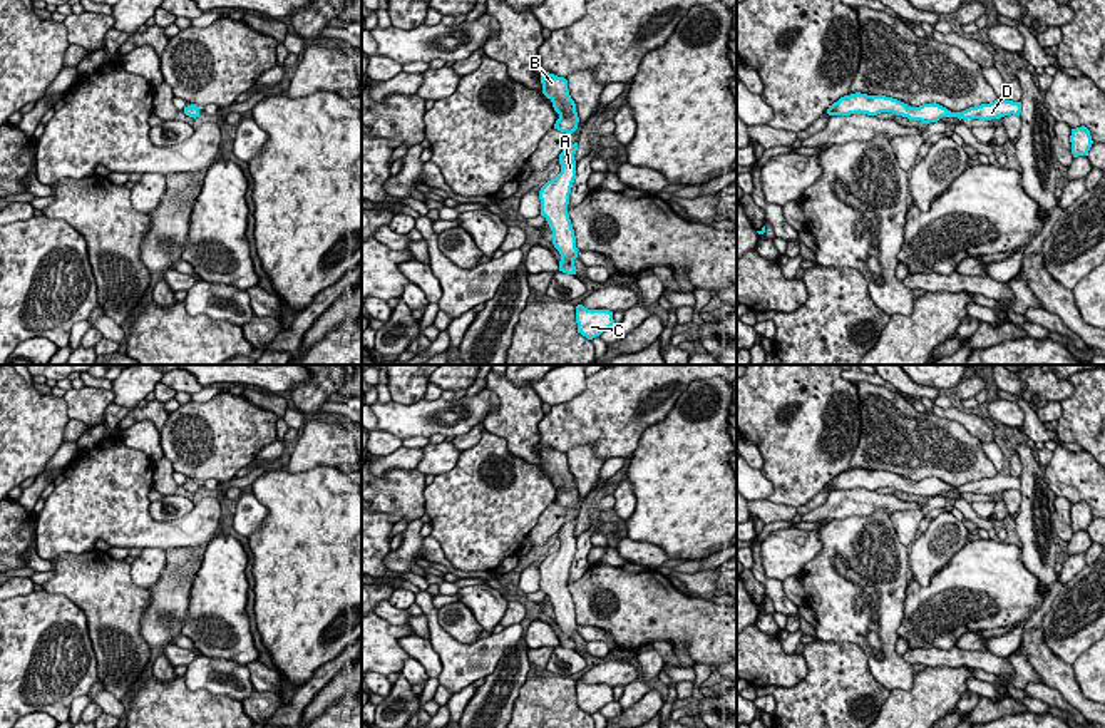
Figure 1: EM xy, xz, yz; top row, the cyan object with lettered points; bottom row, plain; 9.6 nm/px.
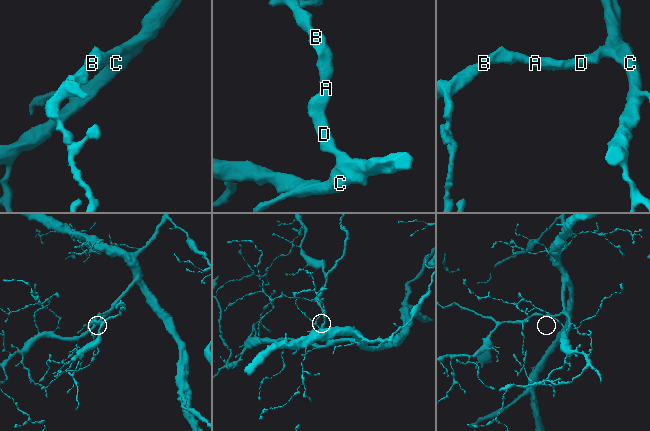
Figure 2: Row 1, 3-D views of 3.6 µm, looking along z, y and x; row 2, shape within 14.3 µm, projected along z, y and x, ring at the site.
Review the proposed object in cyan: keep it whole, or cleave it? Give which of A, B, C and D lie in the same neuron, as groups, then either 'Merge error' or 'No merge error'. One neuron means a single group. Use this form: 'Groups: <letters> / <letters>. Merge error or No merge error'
Groups: A B C D. No merge error

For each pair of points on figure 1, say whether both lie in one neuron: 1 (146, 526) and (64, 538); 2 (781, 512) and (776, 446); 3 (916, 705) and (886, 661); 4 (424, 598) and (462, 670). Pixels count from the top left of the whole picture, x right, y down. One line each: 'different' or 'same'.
1: same
2: different
3: different
4: same

